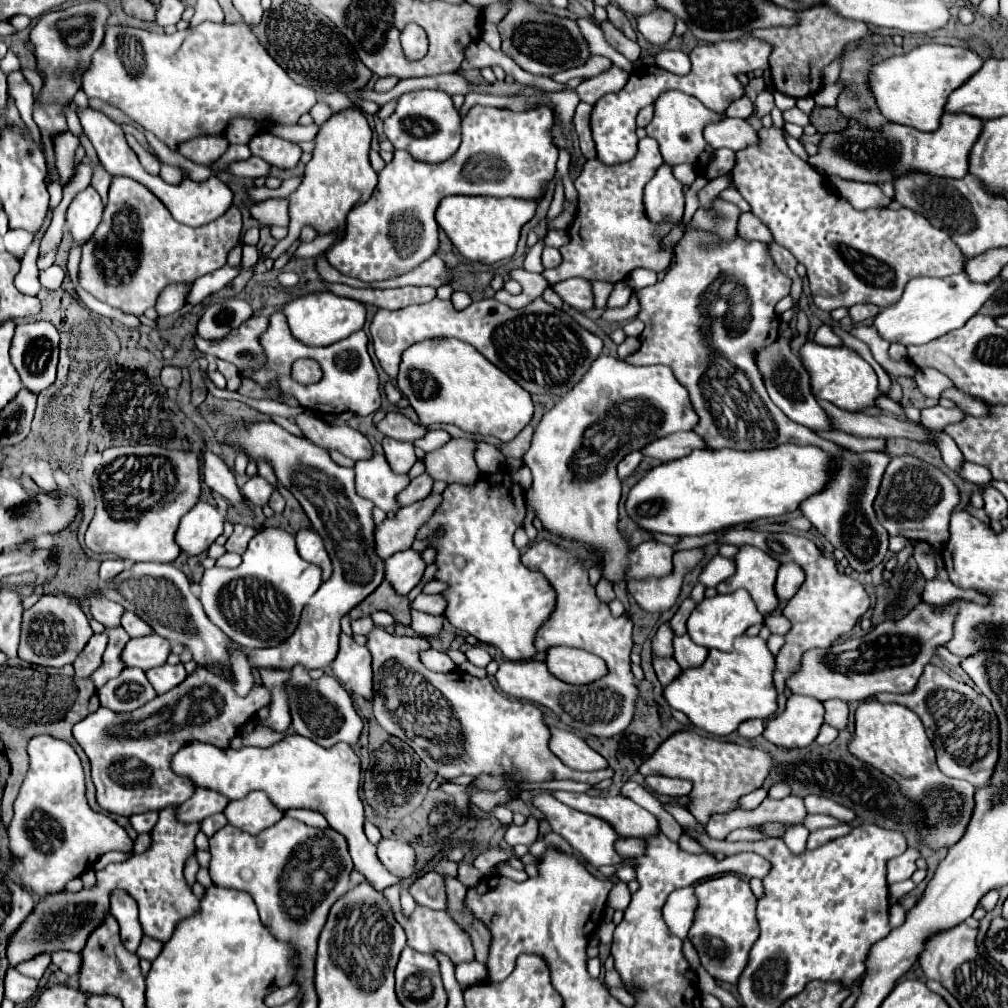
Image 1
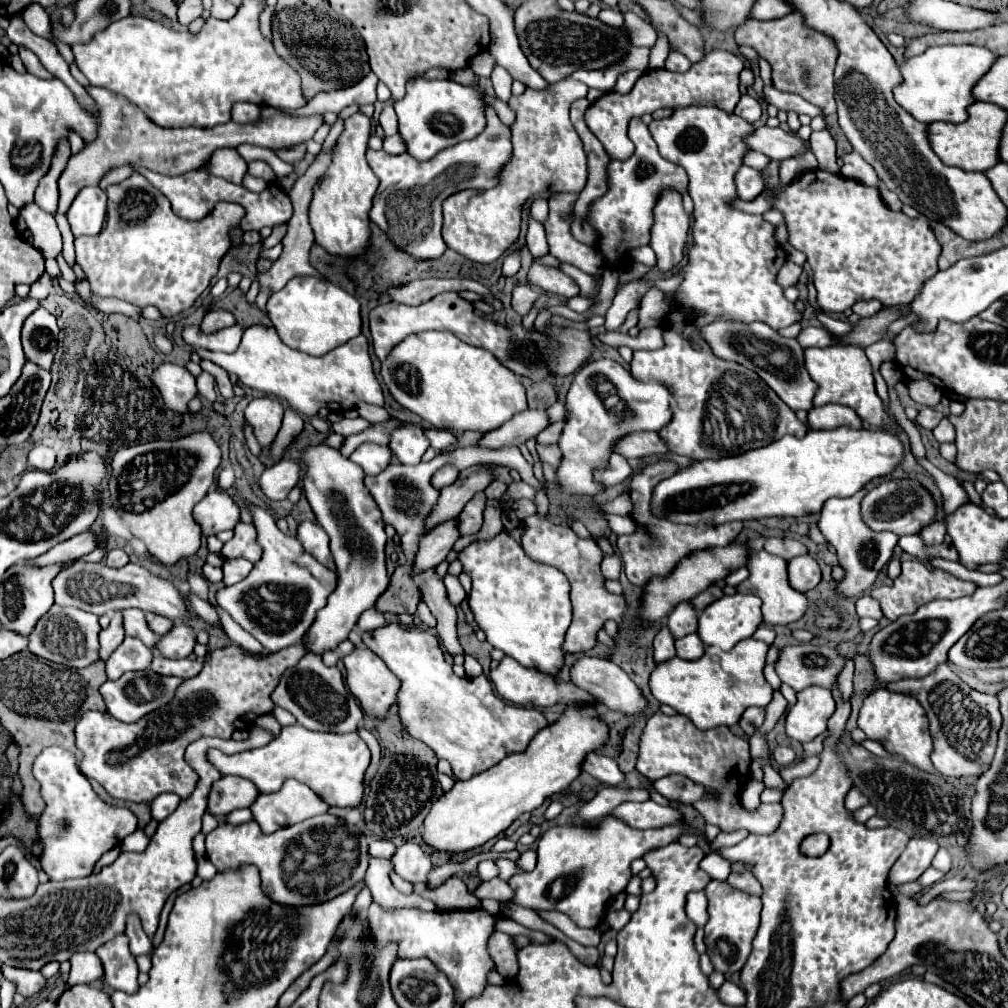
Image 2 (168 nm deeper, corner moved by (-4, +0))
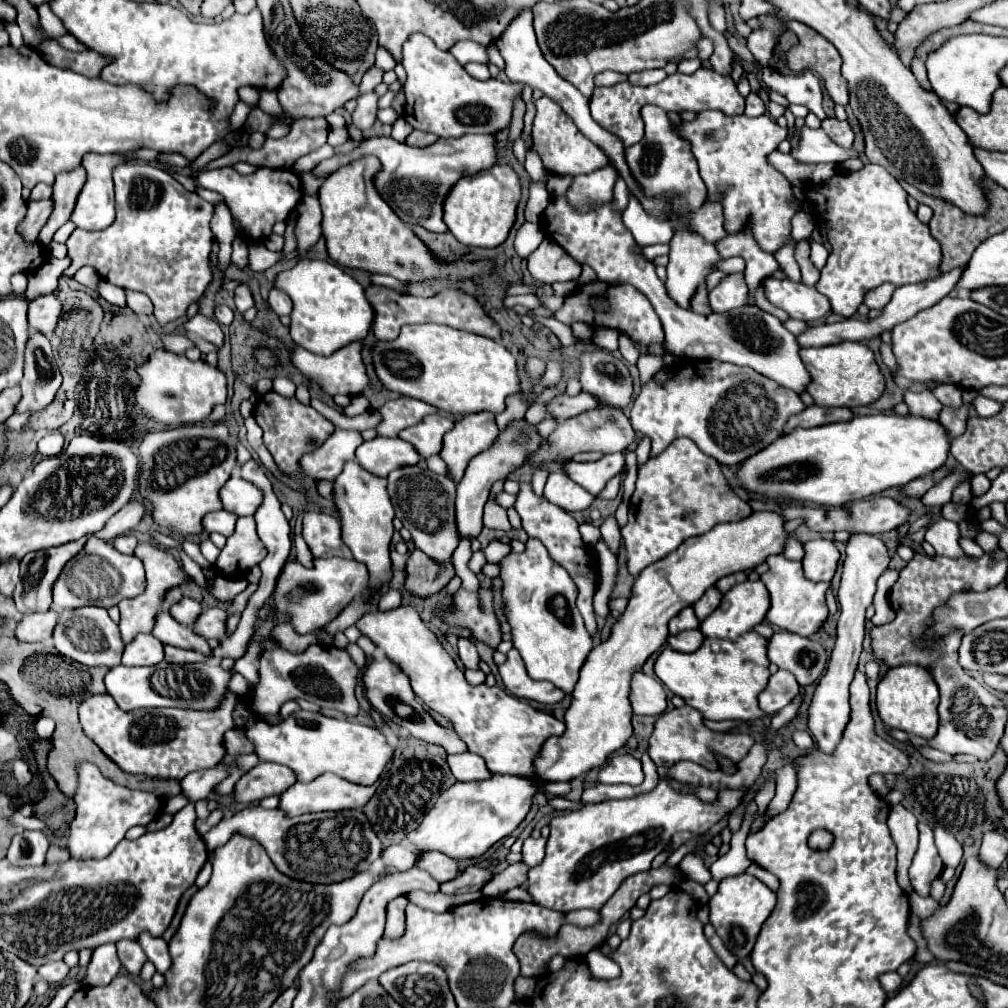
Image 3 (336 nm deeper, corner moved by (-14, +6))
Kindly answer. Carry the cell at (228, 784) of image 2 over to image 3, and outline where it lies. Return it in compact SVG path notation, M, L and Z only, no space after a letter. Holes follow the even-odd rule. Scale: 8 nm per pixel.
M259 763L247 771L233 789L237 803L255 803L271 795L279 795L295 783L295 775L289 767L277 763Z

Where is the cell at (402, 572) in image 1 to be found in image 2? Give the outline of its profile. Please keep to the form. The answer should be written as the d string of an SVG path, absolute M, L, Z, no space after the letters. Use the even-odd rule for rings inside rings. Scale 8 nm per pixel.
M457 517L435 525L435 529L431 529L421 539L421 553L417 553L417 565L421 565L421 569L429 569L429 565L439 565L449 555L457 539Z

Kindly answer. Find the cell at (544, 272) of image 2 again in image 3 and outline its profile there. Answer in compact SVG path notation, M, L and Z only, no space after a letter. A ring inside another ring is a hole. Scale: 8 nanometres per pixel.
M549 237L529 255L529 273L541 283L561 283L561 281L577 281L581 275L581 265L559 247L559 243Z

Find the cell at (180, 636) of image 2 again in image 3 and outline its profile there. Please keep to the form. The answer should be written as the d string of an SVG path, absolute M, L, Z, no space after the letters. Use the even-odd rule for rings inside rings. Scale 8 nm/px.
M213 607L213 609L203 611L203 615L199 615L199 619L193 623L193 627L205 639L221 639L225 635L225 619L227 619L225 609Z

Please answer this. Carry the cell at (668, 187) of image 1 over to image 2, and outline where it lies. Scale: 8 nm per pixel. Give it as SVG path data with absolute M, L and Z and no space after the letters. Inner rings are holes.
M665 193L657 201L657 221L651 233L651 249L657 255L657 269L671 273L681 265L687 247L689 217L683 211L679 193Z

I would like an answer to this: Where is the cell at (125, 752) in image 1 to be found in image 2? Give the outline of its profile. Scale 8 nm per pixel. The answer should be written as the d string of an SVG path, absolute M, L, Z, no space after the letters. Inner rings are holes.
M303 643L263 655L251 655L239 645L215 649L211 661L197 677L187 679L177 689L169 705L141 717L137 723L121 723L105 711L87 711L75 727L75 745L83 751L83 775L97 779L115 799L153 801L167 791L187 799L199 777L185 763L185 747L199 737L217 735L229 739L237 727L251 729L259 715L273 709L269 695L281 673L297 665L305 653L307 647ZM163 755L169 757L167 763L161 761Z

